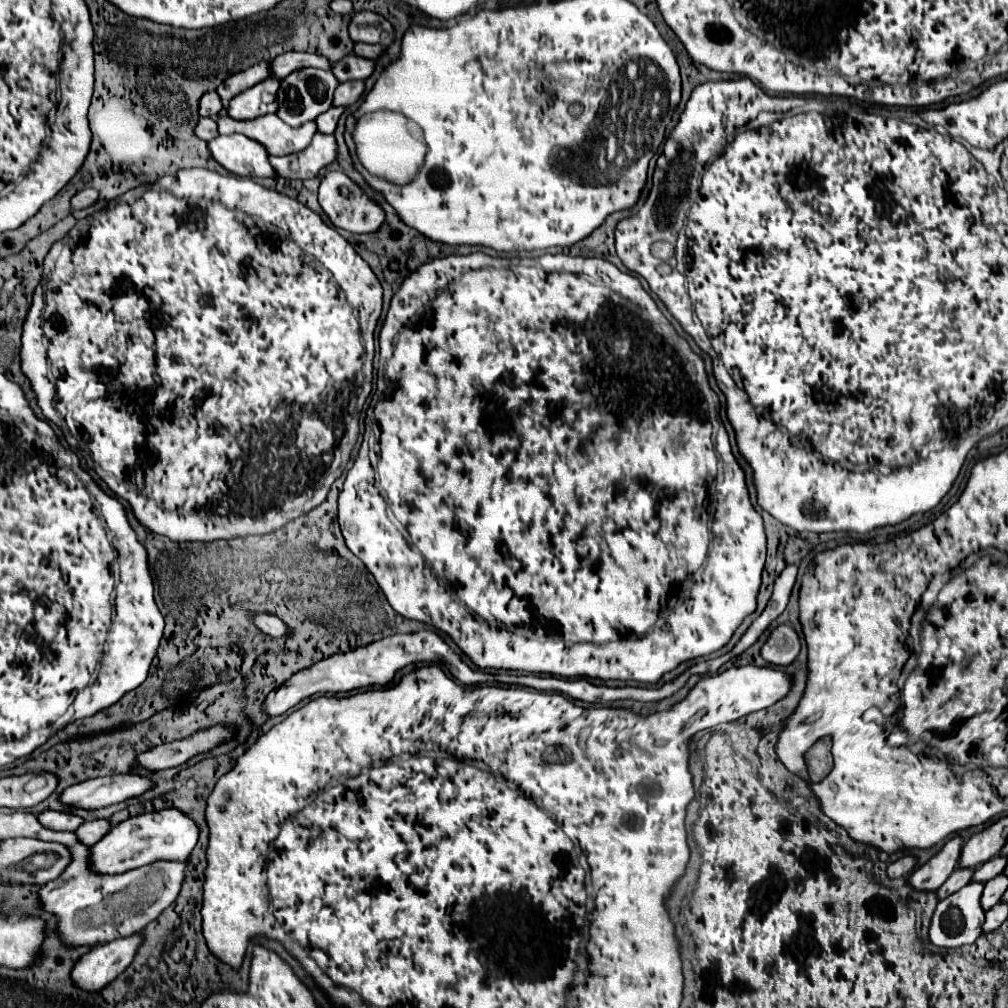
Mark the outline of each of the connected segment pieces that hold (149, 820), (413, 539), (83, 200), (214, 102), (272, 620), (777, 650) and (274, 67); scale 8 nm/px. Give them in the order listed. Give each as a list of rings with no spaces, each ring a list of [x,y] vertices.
[[[175,808],[139,814],[113,826],[111,832],[103,836],[103,840],[89,848],[89,870],[95,874],[123,874],[153,864],[157,860],[183,862],[195,848],[197,838],[199,838],[197,824]]]
[[[483,252],[467,254],[467,256],[447,256],[437,258],[433,262],[423,264],[419,270],[415,270],[395,292],[387,318],[383,322],[379,344],[387,344],[387,352],[391,352],[391,360],[385,362],[384,372],[378,372],[377,396],[373,398],[373,416],[375,420],[365,420],[363,442],[359,450],[359,456],[349,470],[343,490],[339,494],[339,524],[341,532],[345,536],[345,542],[349,550],[367,566],[367,570],[375,576],[379,588],[383,590],[385,598],[393,606],[395,612],[399,612],[405,618],[419,620],[425,624],[431,624],[443,632],[447,632],[453,642],[479,666],[479,668],[495,668],[495,670],[517,670],[517,672],[531,672],[531,674],[553,674],[563,678],[601,678],[601,680],[635,680],[643,684],[655,684],[665,672],[671,672],[681,662],[707,656],[711,652],[717,652],[723,648],[737,626],[743,622],[747,614],[755,610],[757,604],[757,592],[761,586],[761,572],[765,564],[765,530],[763,520],[749,502],[749,492],[745,486],[745,474],[741,466],[737,464],[735,456],[731,454],[729,440],[723,440],[723,450],[717,450],[723,460],[723,480],[717,482],[717,458],[715,450],[711,446],[711,426],[701,420],[707,420],[707,396],[715,394],[709,388],[707,372],[703,366],[701,356],[697,356],[685,338],[681,338],[671,322],[661,314],[653,298],[643,290],[641,282],[621,272],[617,266],[613,266],[607,260],[601,258],[581,258],[581,256],[565,256],[565,254],[545,254],[539,258],[529,260],[513,260],[513,258],[491,258]]]
[[[85,188],[81,192],[77,192],[73,198],[71,198],[71,208],[73,210],[81,210],[81,208],[87,208],[91,204],[95,204],[97,200],[97,192],[93,188]]]
[[[205,92],[199,100],[199,116],[209,116],[209,118],[217,118],[217,112],[221,110],[221,100],[219,96],[215,96],[215,92]]]
[[[255,614],[255,616],[251,616],[251,622],[261,632],[265,632],[269,636],[275,636],[275,638],[287,636],[287,626],[277,616],[273,616],[273,614]]]
[[[781,624],[771,632],[769,640],[761,646],[759,654],[765,662],[773,666],[787,666],[795,660],[799,650],[801,650],[801,644],[799,644],[797,632],[789,624]]]
[[[285,52],[283,56],[277,56],[269,62],[269,72],[271,78],[283,78],[289,76],[289,72],[299,70],[299,68],[331,68],[331,64],[327,64],[327,60],[323,60],[323,56],[311,56],[307,52]]]

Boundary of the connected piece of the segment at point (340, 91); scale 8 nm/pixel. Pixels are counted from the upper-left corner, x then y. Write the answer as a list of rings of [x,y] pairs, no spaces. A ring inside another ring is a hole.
[[[361,80],[343,82],[335,90],[333,106],[351,106],[351,104],[355,104],[359,100],[361,94],[363,94],[363,82]]]

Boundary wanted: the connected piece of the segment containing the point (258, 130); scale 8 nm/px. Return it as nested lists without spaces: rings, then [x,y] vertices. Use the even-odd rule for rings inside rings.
[[[275,114],[257,116],[253,120],[233,120],[221,116],[217,118],[217,128],[219,134],[243,134],[263,144],[271,156],[287,156],[303,150],[311,142],[311,136],[317,132],[315,122],[291,128],[283,124]]]

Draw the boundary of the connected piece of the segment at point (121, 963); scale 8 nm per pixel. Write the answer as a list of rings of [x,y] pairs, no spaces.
[[[135,934],[91,948],[75,962],[71,970],[73,984],[85,992],[99,992],[111,984],[111,980],[115,980],[123,968],[127,968],[127,964],[131,964],[131,956],[135,956],[139,940],[143,940],[143,936]]]

